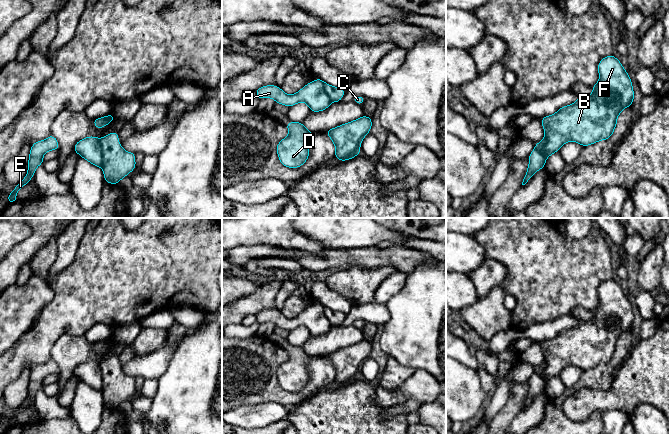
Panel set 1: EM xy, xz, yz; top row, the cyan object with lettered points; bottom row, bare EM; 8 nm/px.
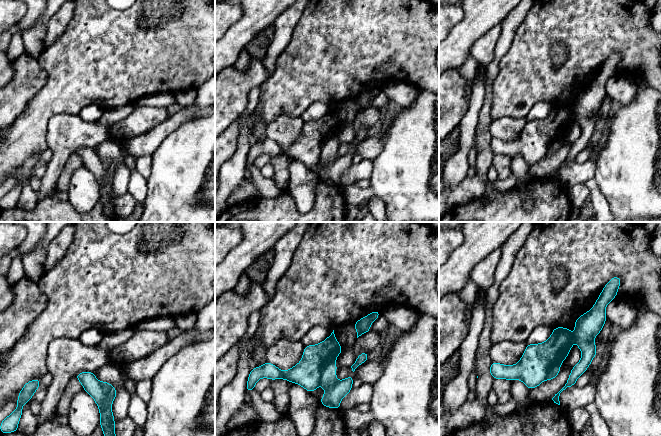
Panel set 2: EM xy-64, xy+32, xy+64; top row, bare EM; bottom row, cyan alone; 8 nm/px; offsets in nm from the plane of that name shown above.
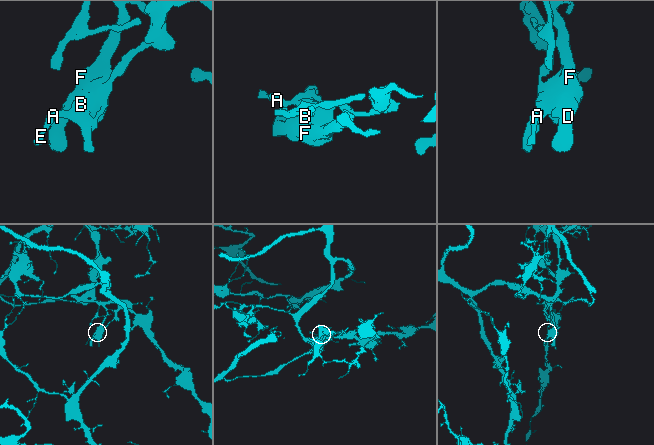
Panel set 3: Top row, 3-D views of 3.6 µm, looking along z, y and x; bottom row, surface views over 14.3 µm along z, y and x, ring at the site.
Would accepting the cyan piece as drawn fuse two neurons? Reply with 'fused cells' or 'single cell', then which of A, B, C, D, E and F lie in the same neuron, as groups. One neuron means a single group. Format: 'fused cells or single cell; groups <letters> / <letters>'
fused cells; groups A B D E F / C

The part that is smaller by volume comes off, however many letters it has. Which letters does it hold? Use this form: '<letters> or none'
A, B, D, E, F

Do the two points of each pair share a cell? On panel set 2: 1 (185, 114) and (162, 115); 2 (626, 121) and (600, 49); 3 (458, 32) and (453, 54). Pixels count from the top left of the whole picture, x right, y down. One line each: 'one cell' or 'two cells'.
1: two cells
2: two cells
3: one cell

